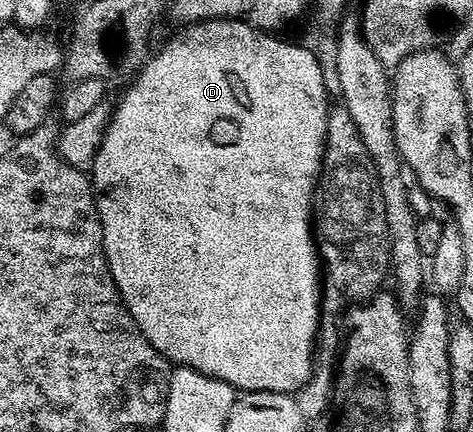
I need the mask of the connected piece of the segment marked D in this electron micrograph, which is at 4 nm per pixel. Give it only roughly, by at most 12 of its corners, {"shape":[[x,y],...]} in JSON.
{"shape":[[229,17],[137,70],[92,170],[138,330],[314,370],[323,62]]}

